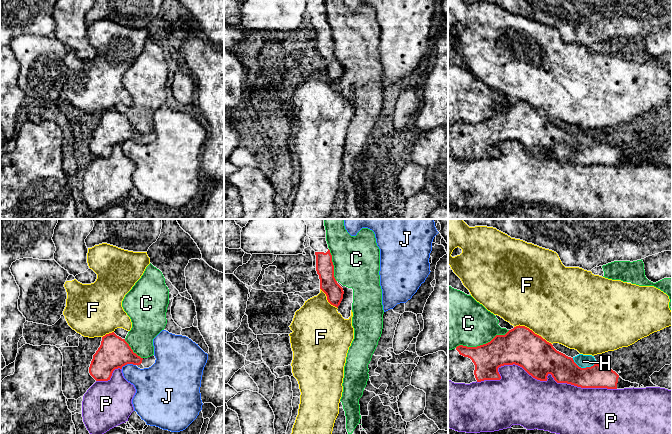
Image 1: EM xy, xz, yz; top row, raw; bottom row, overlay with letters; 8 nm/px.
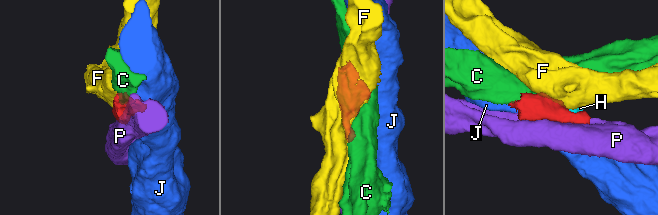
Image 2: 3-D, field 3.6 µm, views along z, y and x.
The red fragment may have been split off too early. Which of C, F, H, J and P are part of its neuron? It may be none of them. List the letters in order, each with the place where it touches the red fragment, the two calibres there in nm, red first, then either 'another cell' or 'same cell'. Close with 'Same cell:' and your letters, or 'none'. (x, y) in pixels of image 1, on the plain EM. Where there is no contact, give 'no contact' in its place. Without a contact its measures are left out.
C: meets red in yz at (483, 120); 260 nm thick on the red side, 380 nm on the other; another cell
F: meets red in yz at (532, 107); 300 nm thick on the red side, 500 nm on the other; another cell
H: meets red in yz at (584, 144); 220 nm thick on the red side, 110 nm on the other; same cell
J: meets red in xy at (128, 139); 260 nm thick on the red side, 260 nm on the other; another cell
P: meets red in yz at (542, 156); 300 nm thick on the red side, 420 nm on the other; another cell
Same cell: H

